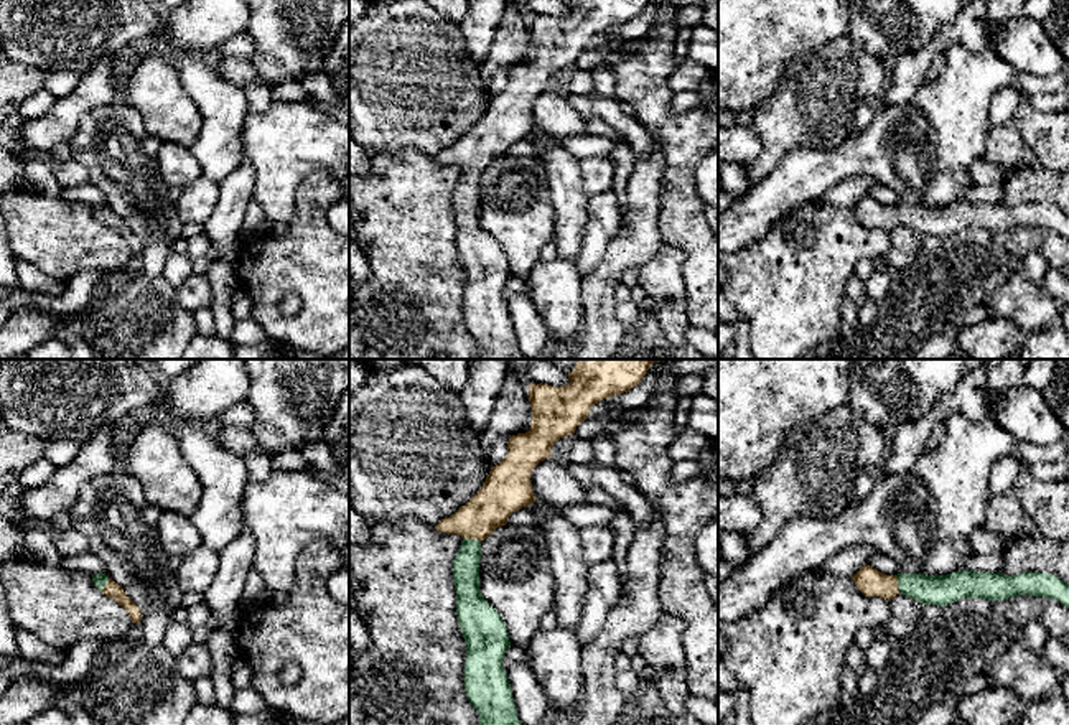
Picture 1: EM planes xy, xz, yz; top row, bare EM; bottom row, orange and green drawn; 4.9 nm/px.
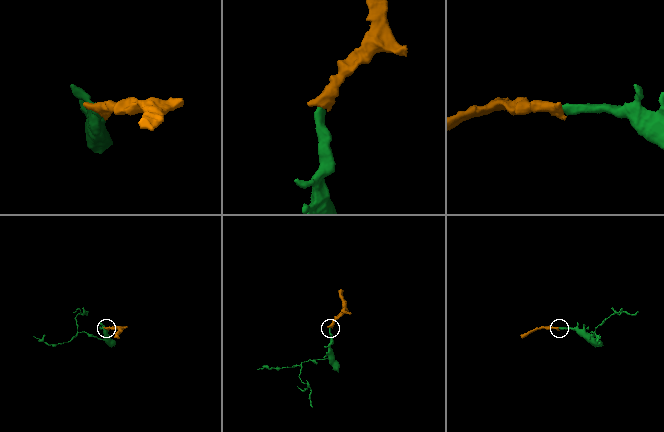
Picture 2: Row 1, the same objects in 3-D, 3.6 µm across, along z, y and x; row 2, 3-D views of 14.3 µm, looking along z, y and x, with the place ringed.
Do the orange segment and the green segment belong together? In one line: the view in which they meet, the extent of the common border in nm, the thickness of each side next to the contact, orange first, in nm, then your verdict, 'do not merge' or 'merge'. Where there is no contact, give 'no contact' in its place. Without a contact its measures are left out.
contact in xz; length 90 nm; calibres 200 and 130 nm; merge

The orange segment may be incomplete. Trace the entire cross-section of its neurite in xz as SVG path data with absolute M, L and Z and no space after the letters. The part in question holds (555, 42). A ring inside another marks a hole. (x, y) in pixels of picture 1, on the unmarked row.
M573 0L568 16L530 15L530 61L512 66L507 87L491 99L481 120L435 160L463 168L453 193L456 247L466 274L464 321L479 346L476 359L520 359L502 290L511 277L501 246L479 221L481 173L512 143L534 135L532 101L557 71L575 64L590 40L636 18L649 0Z

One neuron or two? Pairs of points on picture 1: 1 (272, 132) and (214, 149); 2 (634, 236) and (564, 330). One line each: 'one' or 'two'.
1: two
2: two

